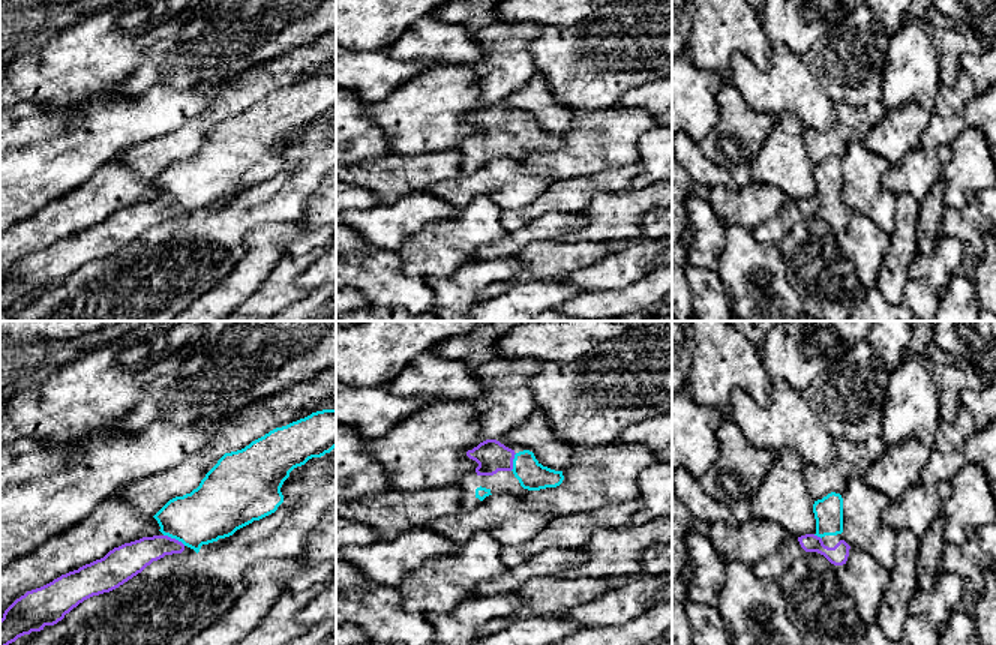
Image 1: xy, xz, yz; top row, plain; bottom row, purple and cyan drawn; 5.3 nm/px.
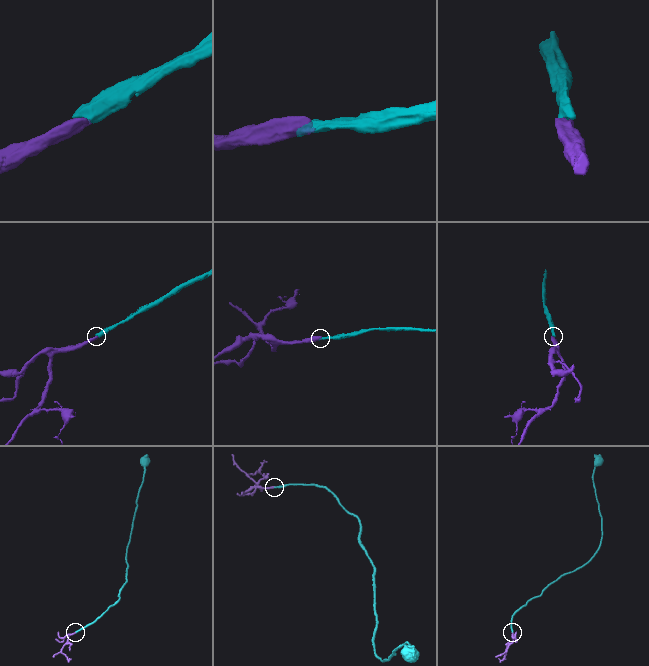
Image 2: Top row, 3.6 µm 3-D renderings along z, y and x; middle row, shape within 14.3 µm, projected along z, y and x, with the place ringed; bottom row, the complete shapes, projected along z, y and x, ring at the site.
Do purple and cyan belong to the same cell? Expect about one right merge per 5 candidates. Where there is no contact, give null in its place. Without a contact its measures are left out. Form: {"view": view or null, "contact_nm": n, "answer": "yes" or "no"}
{"view": "xy", "contact_nm": 130, "answer": "yes"}

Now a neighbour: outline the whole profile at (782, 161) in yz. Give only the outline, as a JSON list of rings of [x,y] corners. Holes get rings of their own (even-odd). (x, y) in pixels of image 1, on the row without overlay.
[[[795,114],[777,116],[750,166],[752,182],[778,188],[795,201],[816,198],[814,164],[807,154],[804,130]]]

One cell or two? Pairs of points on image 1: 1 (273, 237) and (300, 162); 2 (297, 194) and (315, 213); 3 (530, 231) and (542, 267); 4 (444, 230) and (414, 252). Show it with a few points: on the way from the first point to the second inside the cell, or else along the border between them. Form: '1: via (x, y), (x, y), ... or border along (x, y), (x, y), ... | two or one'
1: border along (299, 219), (261, 224), (245, 236) | two
2: border along (320, 185), (308, 201), (300, 221) | two
3: border along (554, 237), (531, 242), (513, 257) | two
4: via (437, 236), (422, 245) | one

